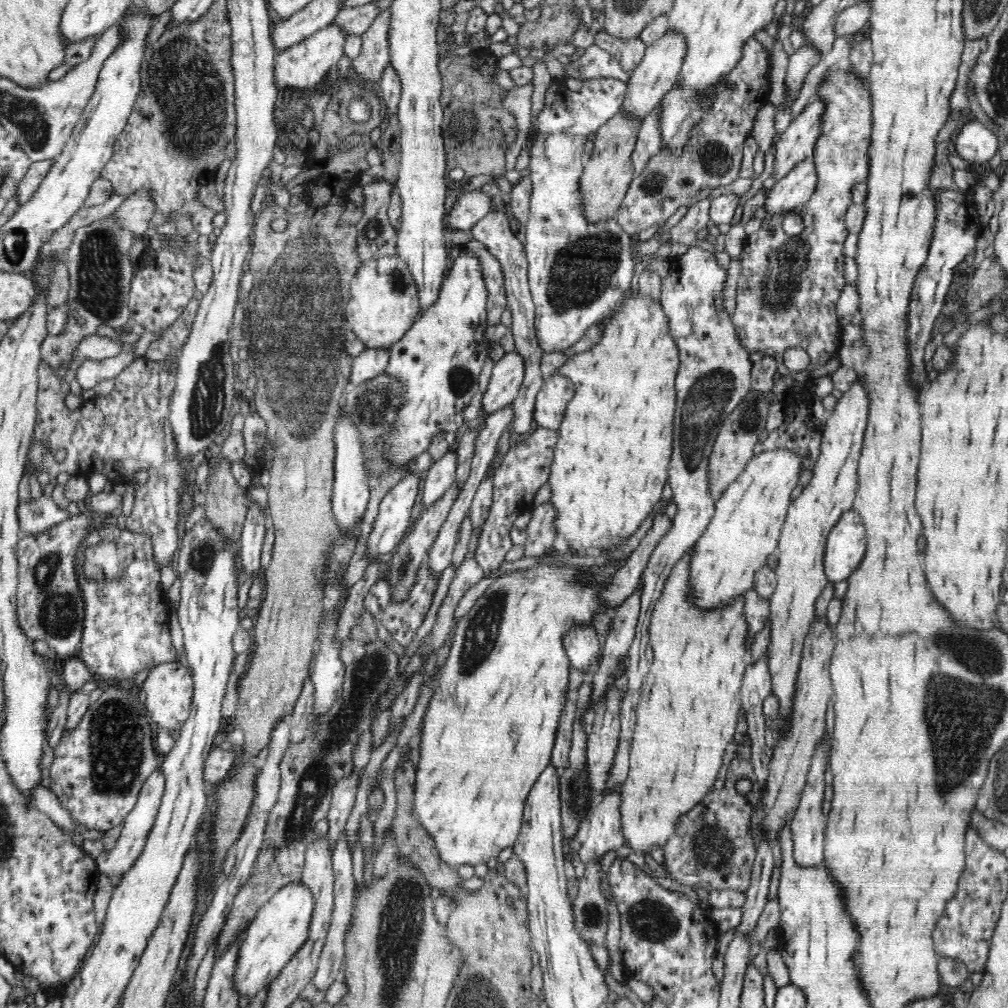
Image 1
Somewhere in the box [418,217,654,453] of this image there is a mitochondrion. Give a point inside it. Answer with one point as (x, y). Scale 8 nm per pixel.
(581, 271)

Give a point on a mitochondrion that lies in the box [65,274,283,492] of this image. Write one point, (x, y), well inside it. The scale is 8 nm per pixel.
(208, 400)

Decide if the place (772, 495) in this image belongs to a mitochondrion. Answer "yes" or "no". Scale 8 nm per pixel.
no

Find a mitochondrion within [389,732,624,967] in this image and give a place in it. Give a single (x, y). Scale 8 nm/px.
(575, 781)

